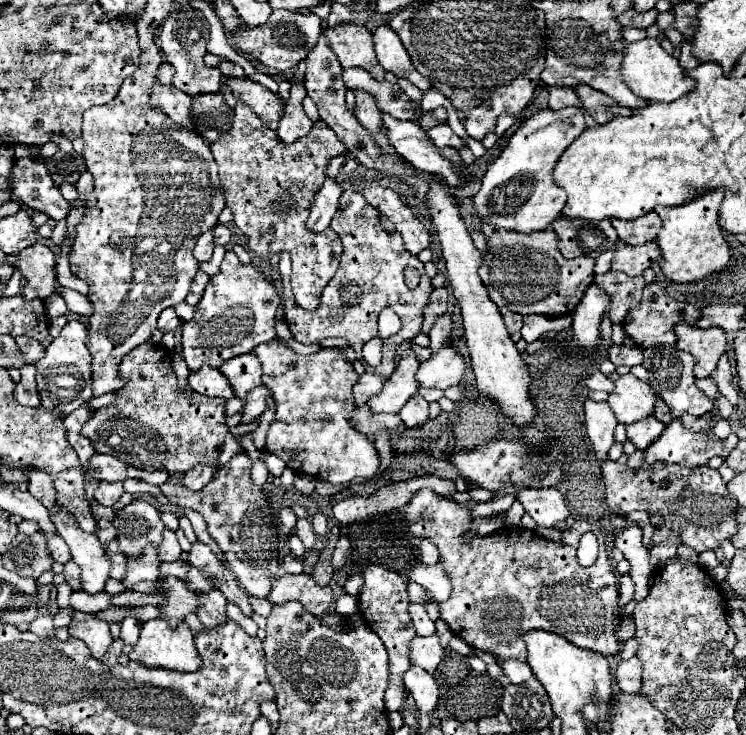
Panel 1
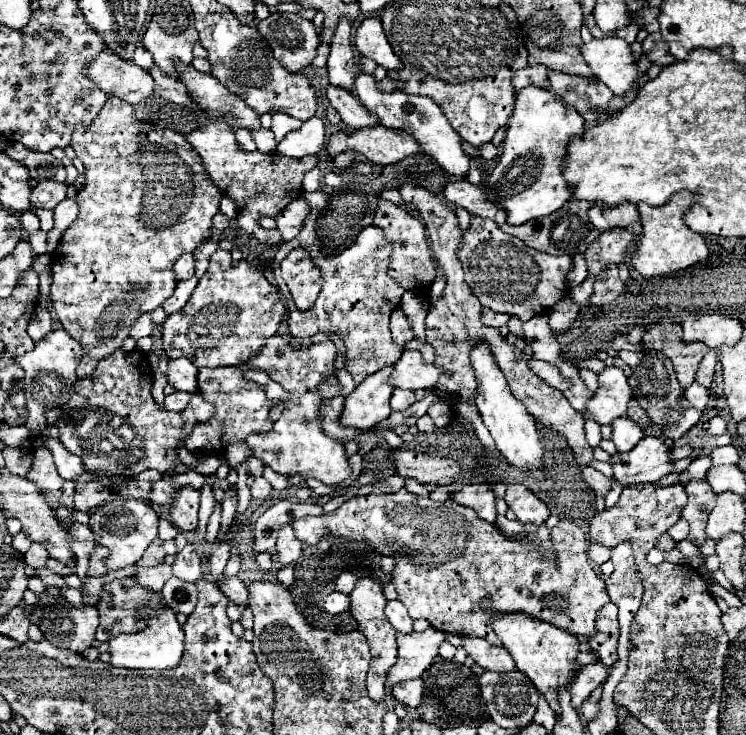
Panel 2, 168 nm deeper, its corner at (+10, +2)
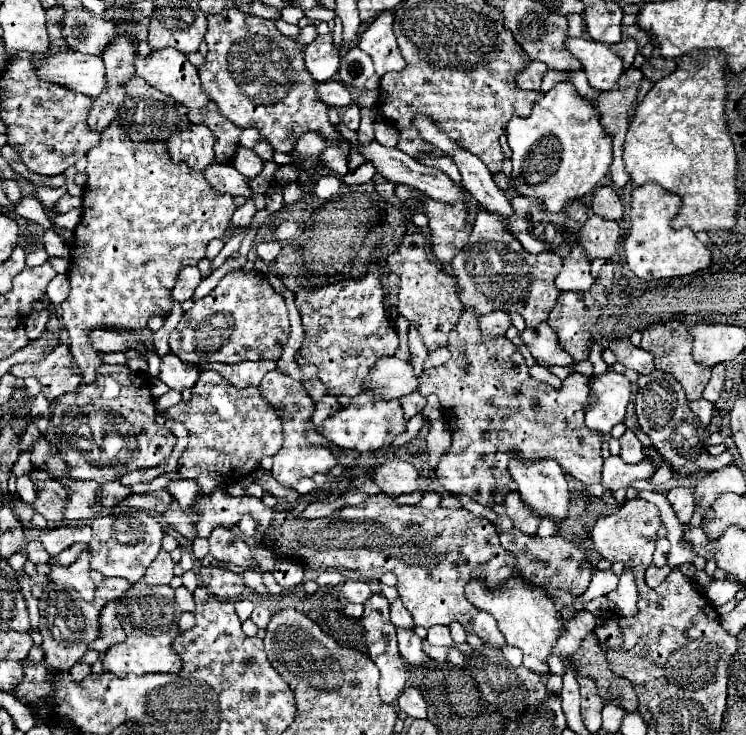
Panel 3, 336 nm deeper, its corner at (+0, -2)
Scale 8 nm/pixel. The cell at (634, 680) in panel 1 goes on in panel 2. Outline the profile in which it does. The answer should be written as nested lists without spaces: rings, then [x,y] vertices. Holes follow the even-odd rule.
[[[595,662],[595,664],[587,664],[579,670],[577,678],[571,682],[569,692],[571,692],[571,702],[573,708],[579,708],[583,704],[583,700],[595,690],[599,688],[609,676],[609,668],[603,662]]]

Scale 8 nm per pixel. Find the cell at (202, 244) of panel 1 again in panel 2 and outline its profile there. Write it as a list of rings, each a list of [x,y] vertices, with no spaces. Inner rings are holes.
[[[187,252],[183,254],[175,266],[173,266],[175,274],[177,274],[177,280],[185,280],[185,278],[191,278],[195,274],[195,258],[193,258],[193,252]]]

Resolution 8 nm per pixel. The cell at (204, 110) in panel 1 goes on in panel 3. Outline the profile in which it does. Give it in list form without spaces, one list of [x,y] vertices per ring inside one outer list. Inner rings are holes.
[[[131,78],[129,82],[123,84],[123,88],[127,96],[125,96],[125,104],[117,108],[117,120],[123,132],[127,132],[131,140],[159,142],[163,138],[169,138],[169,134],[173,134],[175,130],[185,130],[187,126],[191,126],[187,122],[187,110],[183,110],[183,106],[179,106],[179,102],[175,102],[171,96],[155,90],[153,86],[147,86],[143,78]]]

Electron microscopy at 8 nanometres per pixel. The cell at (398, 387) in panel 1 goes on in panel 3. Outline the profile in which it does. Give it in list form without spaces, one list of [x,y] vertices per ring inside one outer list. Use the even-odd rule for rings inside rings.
[[[359,394],[351,398],[351,404],[345,408],[339,408],[333,416],[327,418],[321,426],[315,428],[319,434],[323,434],[331,444],[347,450],[357,452],[373,452],[379,448],[389,446],[399,434],[407,430],[407,422],[403,418],[403,410],[399,406],[399,400],[381,400],[371,398],[371,394]]]

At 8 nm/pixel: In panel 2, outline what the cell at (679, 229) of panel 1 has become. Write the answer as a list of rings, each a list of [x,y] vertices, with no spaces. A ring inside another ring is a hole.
[[[681,192],[677,198],[671,198],[667,206],[661,208],[649,208],[645,204],[637,204],[641,212],[641,224],[643,234],[639,240],[639,248],[633,254],[633,268],[637,268],[643,276],[663,276],[673,274],[679,270],[685,270],[697,262],[703,262],[709,256],[709,248],[705,244],[705,238],[701,234],[695,234],[685,226],[685,214],[693,206],[693,194]]]

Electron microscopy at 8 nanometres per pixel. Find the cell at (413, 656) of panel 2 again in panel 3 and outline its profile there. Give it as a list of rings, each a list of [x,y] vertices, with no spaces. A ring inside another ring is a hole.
[[[397,628],[397,642],[399,642],[399,652],[401,656],[411,662],[411,664],[423,664],[429,660],[429,656],[423,654],[421,648],[421,638],[407,628]]]

